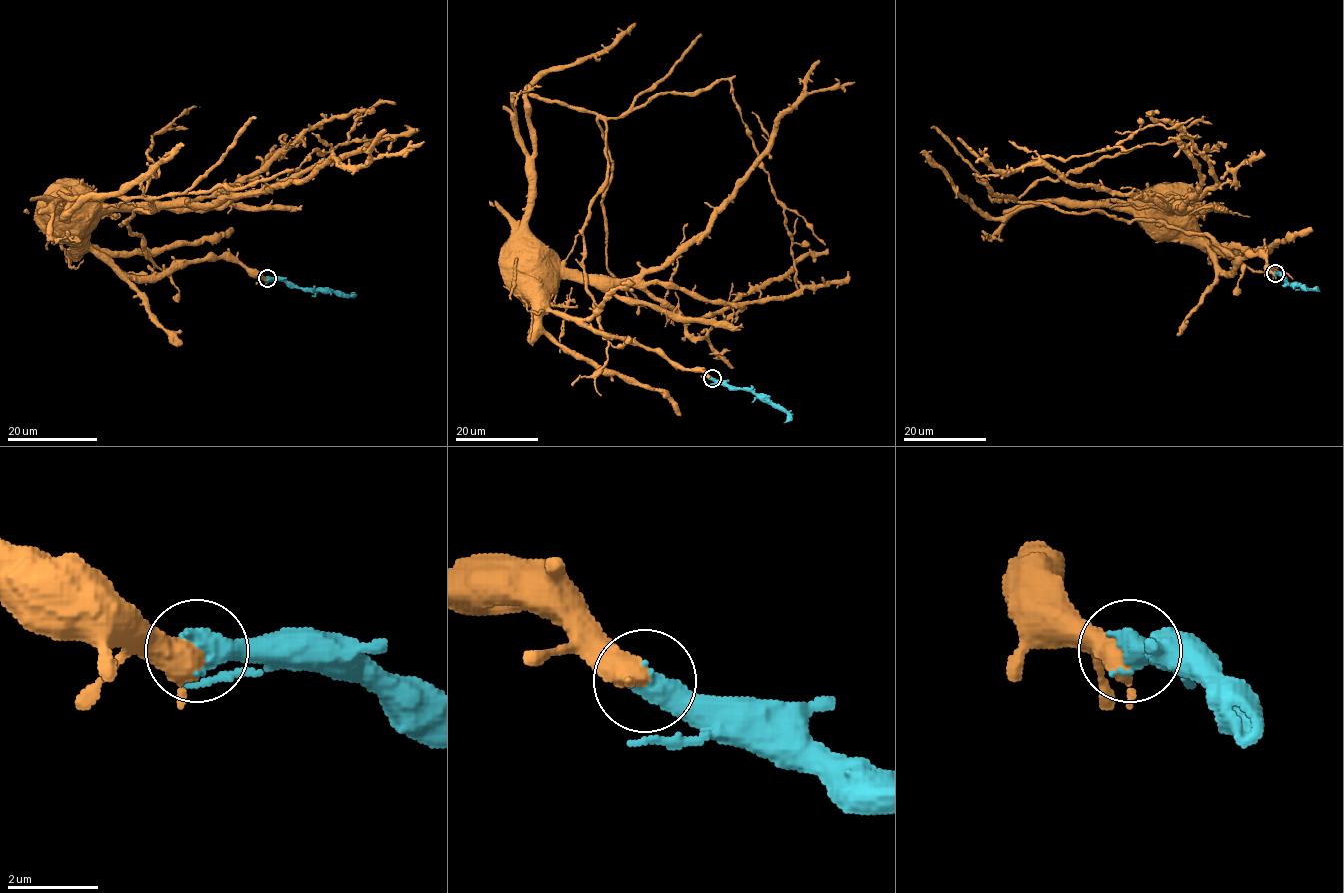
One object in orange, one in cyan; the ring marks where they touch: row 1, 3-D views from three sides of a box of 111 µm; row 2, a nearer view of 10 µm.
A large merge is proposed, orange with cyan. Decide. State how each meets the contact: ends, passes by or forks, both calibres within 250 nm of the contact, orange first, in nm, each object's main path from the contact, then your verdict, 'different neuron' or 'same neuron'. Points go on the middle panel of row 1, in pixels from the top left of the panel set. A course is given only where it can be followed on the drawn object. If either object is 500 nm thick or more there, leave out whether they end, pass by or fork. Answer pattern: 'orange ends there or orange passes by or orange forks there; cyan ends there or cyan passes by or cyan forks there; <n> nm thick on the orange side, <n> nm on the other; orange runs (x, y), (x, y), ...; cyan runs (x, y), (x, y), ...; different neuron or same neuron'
650 nm thick on the orange side, 600 nm on the other; orange runs (712, 378), (672, 363), (655, 351), (595, 333), (557, 315), (549, 307), (548, 267), (523, 241), (526, 241); cyan runs (712, 378), (768, 397), (787, 414), (784, 422); same neuron

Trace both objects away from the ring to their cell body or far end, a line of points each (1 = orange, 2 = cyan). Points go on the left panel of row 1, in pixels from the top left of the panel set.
1: (268, 278), (224, 259), (147, 277), (123, 275), (89, 244), (88, 209), (78, 199), (61, 199), (64, 203)
2: (268, 278), (280, 278), (303, 288), (329, 288), (350, 295), (347, 298)

